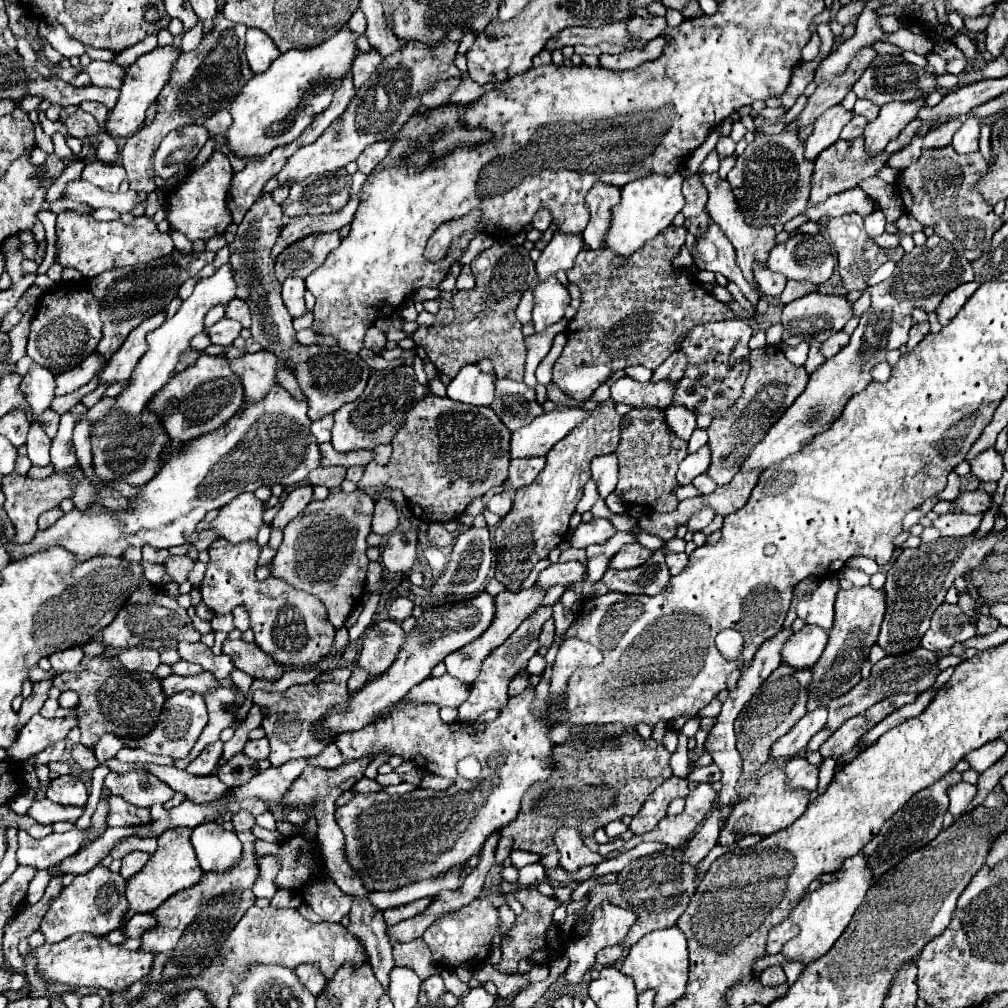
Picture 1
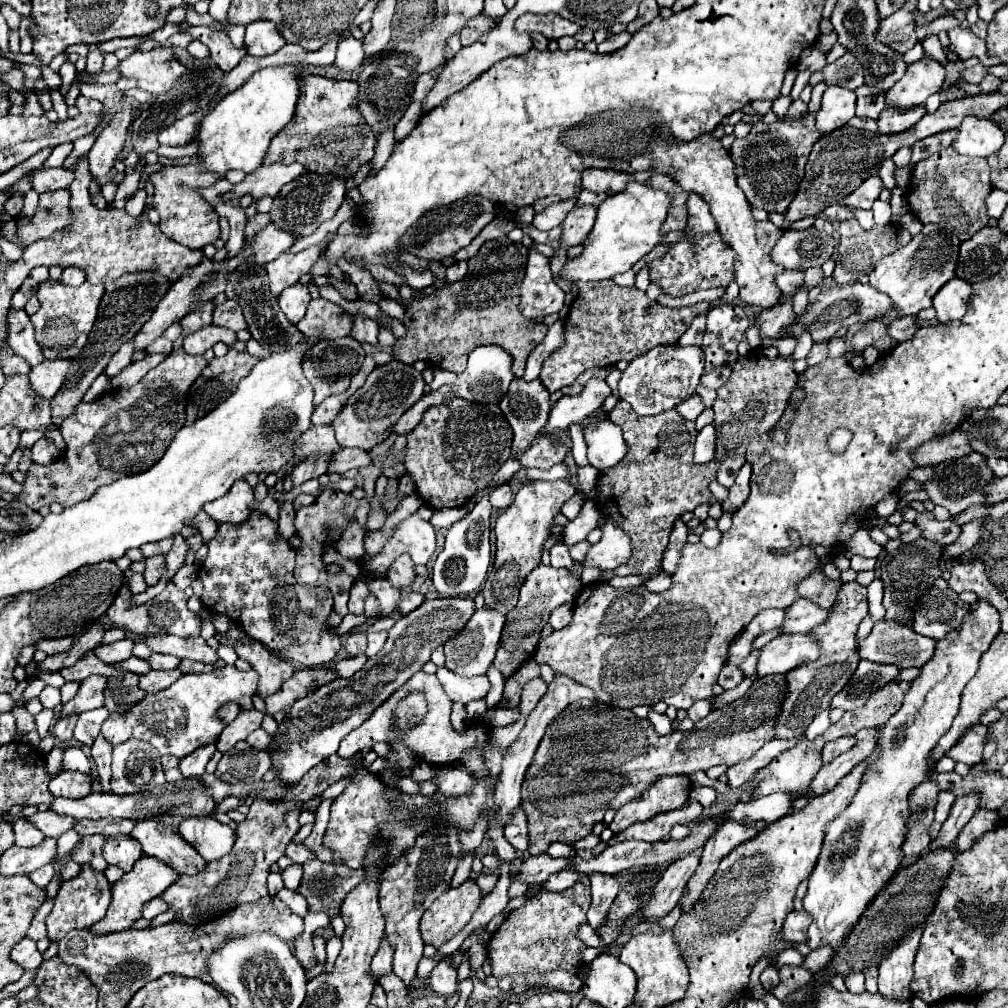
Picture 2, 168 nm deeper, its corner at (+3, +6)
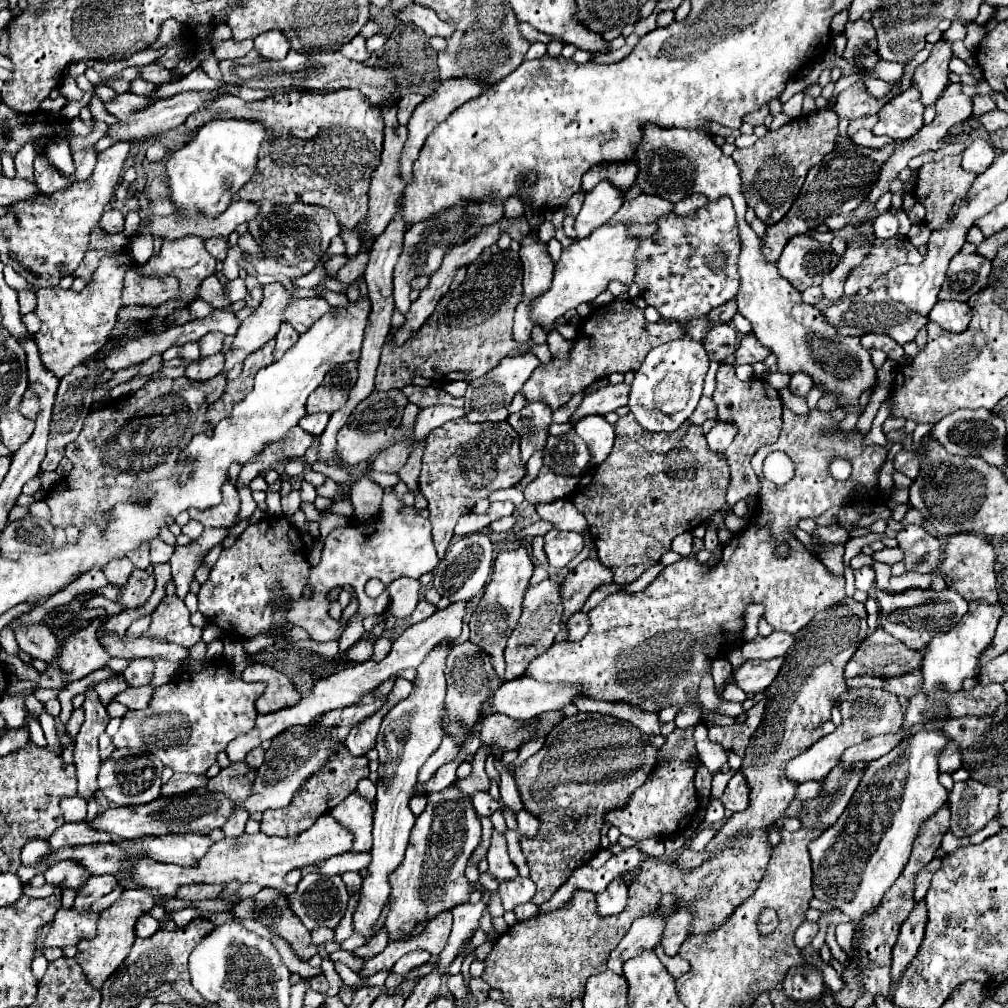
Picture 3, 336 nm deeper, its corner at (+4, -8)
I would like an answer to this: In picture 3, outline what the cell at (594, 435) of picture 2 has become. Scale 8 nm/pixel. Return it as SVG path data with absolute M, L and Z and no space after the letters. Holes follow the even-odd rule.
M586 415L578 419L574 429L590 447L590 455L596 465L602 463L606 455L610 455L616 435L614 435L614 427L602 415Z

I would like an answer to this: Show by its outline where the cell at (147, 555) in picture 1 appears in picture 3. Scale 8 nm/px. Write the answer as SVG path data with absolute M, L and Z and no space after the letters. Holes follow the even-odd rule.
M156 537L156 539L150 541L150 559L152 559L152 563L170 561L172 553L174 553L174 547L172 545L166 545L162 539Z

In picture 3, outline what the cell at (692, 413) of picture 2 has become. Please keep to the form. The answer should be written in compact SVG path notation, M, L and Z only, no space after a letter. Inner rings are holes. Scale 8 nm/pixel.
M702 395L702 399L698 401L698 407L696 407L694 413L690 415L690 421L692 421L694 425L702 425L706 419L716 419L716 415L718 415L718 411L716 411L714 399Z

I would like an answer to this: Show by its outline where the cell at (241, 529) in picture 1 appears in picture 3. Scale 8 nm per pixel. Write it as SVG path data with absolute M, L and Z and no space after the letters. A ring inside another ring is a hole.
M228 477L226 483L222 485L222 503L218 507L210 507L206 511L190 509L188 513L190 519L200 521L204 527L230 527L238 517L238 509L240 509L240 497L234 483Z

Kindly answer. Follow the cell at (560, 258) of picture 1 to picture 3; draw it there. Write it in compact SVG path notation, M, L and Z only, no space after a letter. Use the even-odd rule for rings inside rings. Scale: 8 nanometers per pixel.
M600 181L592 191L586 193L584 205L576 217L576 231L578 239L588 237L594 229L598 229L602 223L606 223L624 203L626 193L620 191L610 181Z

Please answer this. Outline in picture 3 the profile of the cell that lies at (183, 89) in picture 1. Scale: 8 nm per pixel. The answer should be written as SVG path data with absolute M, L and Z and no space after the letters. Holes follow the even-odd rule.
M108 209L108 211L104 211L104 215L102 215L102 219L100 219L100 227L102 227L102 231L108 233L108 235L122 231L122 229L124 229L124 215L122 215L122 211L118 211L118 209Z

